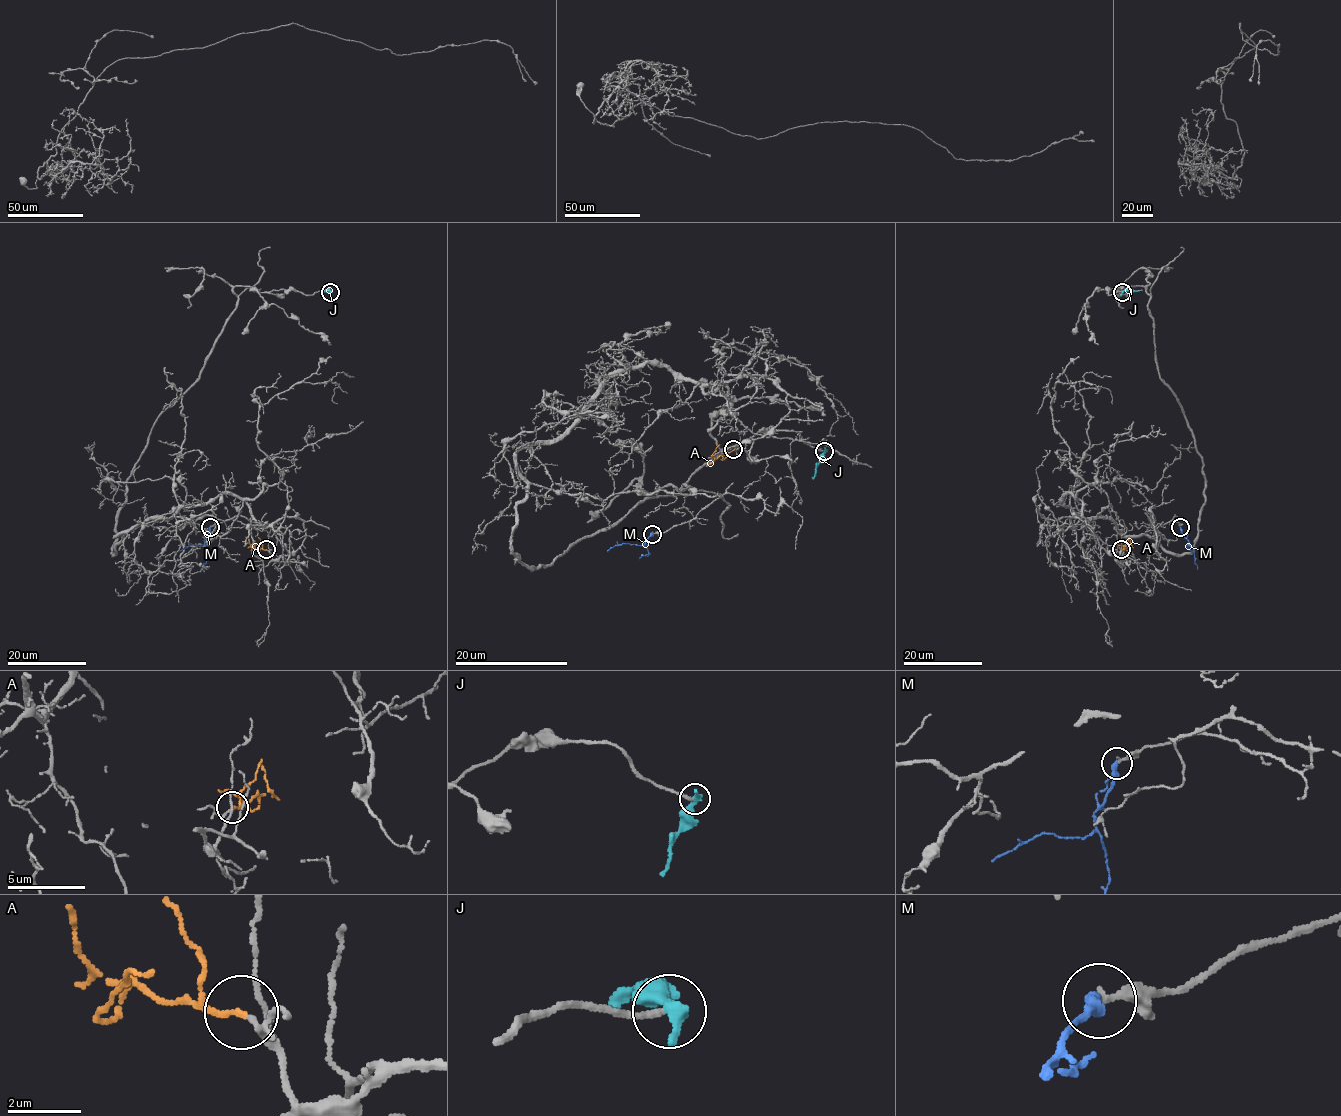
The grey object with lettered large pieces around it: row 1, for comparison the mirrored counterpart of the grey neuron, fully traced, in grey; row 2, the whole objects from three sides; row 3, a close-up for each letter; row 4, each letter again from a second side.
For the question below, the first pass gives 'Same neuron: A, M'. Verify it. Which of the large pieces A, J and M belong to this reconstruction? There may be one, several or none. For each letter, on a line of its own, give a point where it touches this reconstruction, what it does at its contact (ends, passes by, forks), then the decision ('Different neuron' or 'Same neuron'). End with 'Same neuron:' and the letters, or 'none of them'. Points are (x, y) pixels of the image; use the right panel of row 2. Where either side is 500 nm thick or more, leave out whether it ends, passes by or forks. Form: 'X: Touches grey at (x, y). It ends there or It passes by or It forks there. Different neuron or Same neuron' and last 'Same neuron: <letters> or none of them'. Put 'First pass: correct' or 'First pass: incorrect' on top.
First pass: correct
A: Touches grey at (1121, 549). It ends there. Same neuron
J: Touches grey at (1122, 292). It ends there. Different neuron
M: Touches grey at (1180, 527). It ends there. Same neuron
Same neuron: A, M

